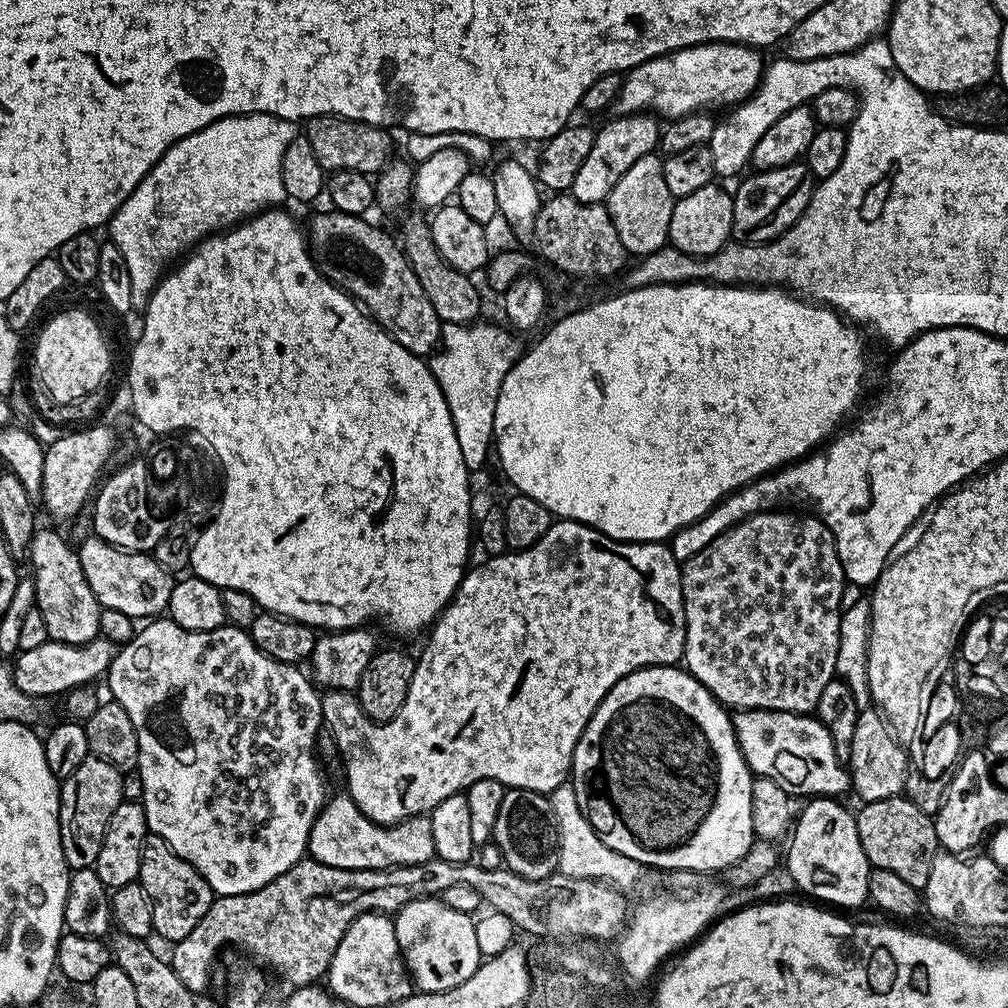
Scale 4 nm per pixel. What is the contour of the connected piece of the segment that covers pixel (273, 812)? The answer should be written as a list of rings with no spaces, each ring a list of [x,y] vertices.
[[[156,618],[144,629],[140,628],[128,643],[115,653],[106,673],[111,699],[116,700],[130,714],[134,730],[138,734],[140,758],[138,771],[142,774],[144,787],[144,813],[148,831],[153,836],[162,837],[165,842],[190,866],[202,874],[202,878],[212,887],[216,896],[237,896],[258,890],[274,878],[286,874],[290,866],[305,859],[308,851],[310,830],[329,799],[330,791],[324,785],[324,776],[316,765],[316,735],[322,732],[322,696],[307,675],[300,673],[299,667],[283,664],[258,650],[251,635],[240,628],[215,628],[209,632],[182,630],[173,620]]]

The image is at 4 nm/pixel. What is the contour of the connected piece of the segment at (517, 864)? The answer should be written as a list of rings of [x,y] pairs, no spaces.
[[[508,788],[502,798],[502,806],[498,810],[498,822],[494,822],[491,843],[496,844],[498,850],[502,850],[504,867],[522,878],[541,880],[547,876],[557,875],[560,866],[560,831],[551,799],[543,792],[525,788]]]

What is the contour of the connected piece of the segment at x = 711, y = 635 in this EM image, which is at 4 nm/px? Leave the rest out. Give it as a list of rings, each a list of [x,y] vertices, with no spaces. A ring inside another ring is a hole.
[[[792,510],[759,512],[748,516],[738,526],[730,526],[706,550],[698,550],[689,560],[683,561],[680,569],[682,582],[682,598],[684,599],[684,617],[686,618],[686,642],[684,643],[683,667],[702,686],[710,690],[715,700],[720,701],[729,710],[778,710],[779,712],[803,712],[812,714],[816,711],[816,703],[822,695],[826,682],[836,675],[836,663],[840,660],[840,615],[842,594],[844,593],[844,567],[838,558],[836,539],[831,530],[821,522],[815,514],[797,514]]]

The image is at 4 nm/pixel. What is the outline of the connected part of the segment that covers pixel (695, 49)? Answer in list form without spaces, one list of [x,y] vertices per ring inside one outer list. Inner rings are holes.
[[[721,40],[709,44],[695,44],[656,56],[653,60],[642,62],[624,76],[624,85],[614,105],[615,111],[620,114],[652,113],[660,118],[679,118],[691,116],[693,112],[716,110],[712,108],[727,109],[729,106],[743,104],[756,93],[760,79],[764,76],[766,60],[760,56],[763,55],[750,44],[731,44]]]

